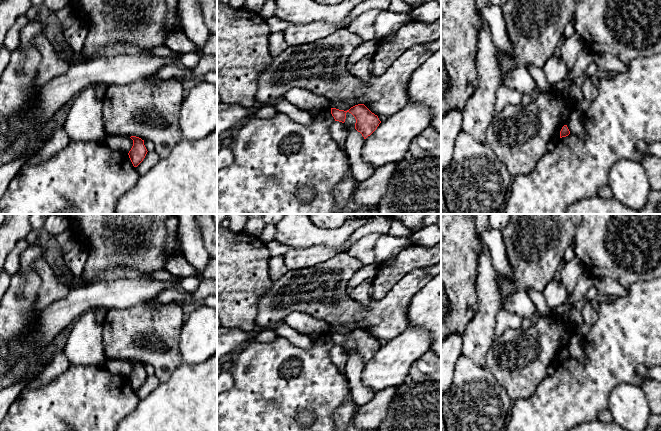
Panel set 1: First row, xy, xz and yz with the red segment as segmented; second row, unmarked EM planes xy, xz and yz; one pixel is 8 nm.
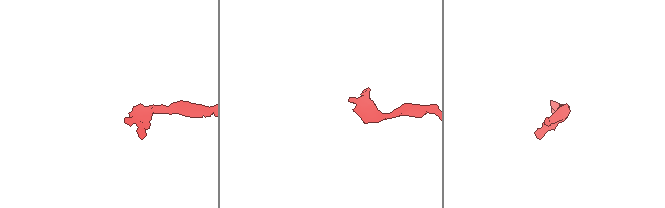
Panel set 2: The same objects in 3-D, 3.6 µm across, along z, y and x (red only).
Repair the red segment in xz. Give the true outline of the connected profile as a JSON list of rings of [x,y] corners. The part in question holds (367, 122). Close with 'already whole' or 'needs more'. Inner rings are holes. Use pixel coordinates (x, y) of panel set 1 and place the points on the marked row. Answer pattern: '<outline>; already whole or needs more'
[[[364,104],[355,105],[347,111],[331,108],[331,114],[335,121],[342,123],[345,122],[347,112],[355,117],[355,129],[362,134],[364,139],[370,136],[381,123],[378,116],[372,113]]]; already whole

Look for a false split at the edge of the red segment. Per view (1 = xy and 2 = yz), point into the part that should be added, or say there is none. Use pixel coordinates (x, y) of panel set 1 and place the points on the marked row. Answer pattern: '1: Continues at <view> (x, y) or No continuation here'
1: No continuation here
2: No continuation here

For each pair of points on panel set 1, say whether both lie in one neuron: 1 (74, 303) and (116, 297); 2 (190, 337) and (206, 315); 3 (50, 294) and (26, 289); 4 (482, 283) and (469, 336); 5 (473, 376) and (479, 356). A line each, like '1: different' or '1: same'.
1: same
2: same
3: different
4: same
5: different

